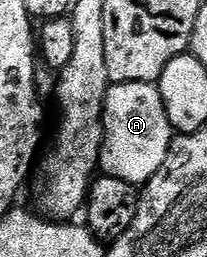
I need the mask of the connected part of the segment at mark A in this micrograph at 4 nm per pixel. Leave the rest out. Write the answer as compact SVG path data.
M115 83L106 91L106 104L102 110L102 149L100 167L112 177L120 177L120 181L128 181L135 185L144 185L164 165L164 157L168 157L168 149L172 138L172 128L168 121L168 113L164 109L162 94L153 83Z

